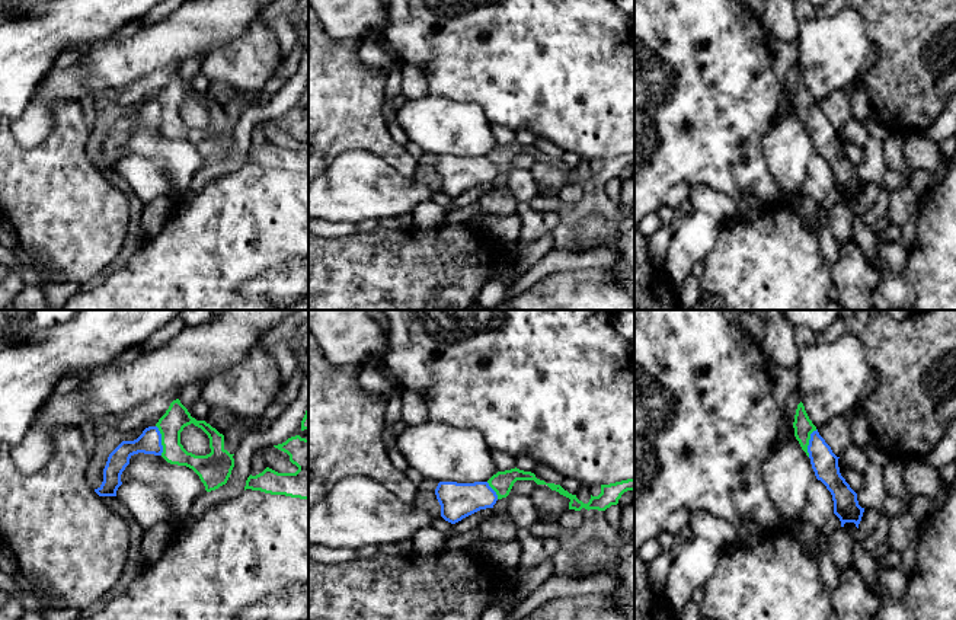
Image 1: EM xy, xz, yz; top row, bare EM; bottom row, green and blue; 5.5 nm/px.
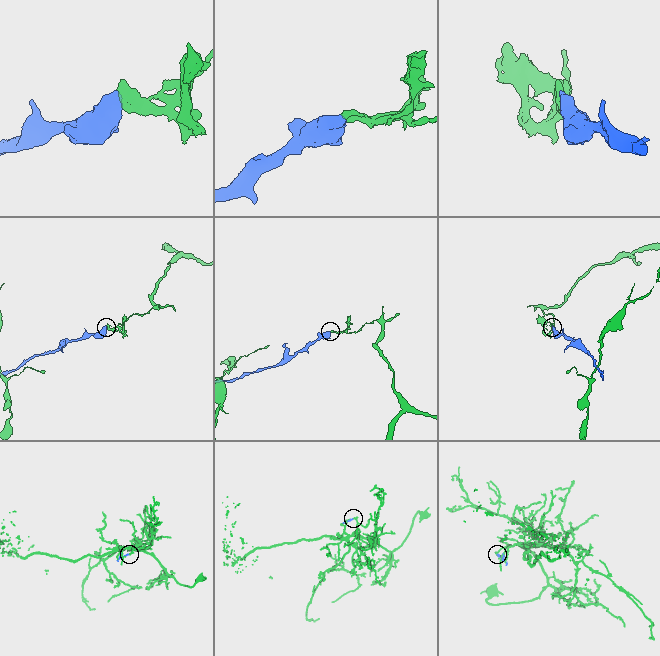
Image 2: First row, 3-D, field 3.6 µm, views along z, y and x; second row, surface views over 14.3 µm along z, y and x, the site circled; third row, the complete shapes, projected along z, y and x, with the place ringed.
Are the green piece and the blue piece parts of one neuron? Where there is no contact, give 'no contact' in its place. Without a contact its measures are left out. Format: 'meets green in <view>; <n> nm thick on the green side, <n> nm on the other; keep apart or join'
meets green in xy; 140 nm thick on the green side, 130 nm on the other; keep apart

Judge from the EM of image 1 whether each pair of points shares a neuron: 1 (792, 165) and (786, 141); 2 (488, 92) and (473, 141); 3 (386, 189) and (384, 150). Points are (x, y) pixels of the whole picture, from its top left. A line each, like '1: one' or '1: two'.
1: one
2: two
3: two

